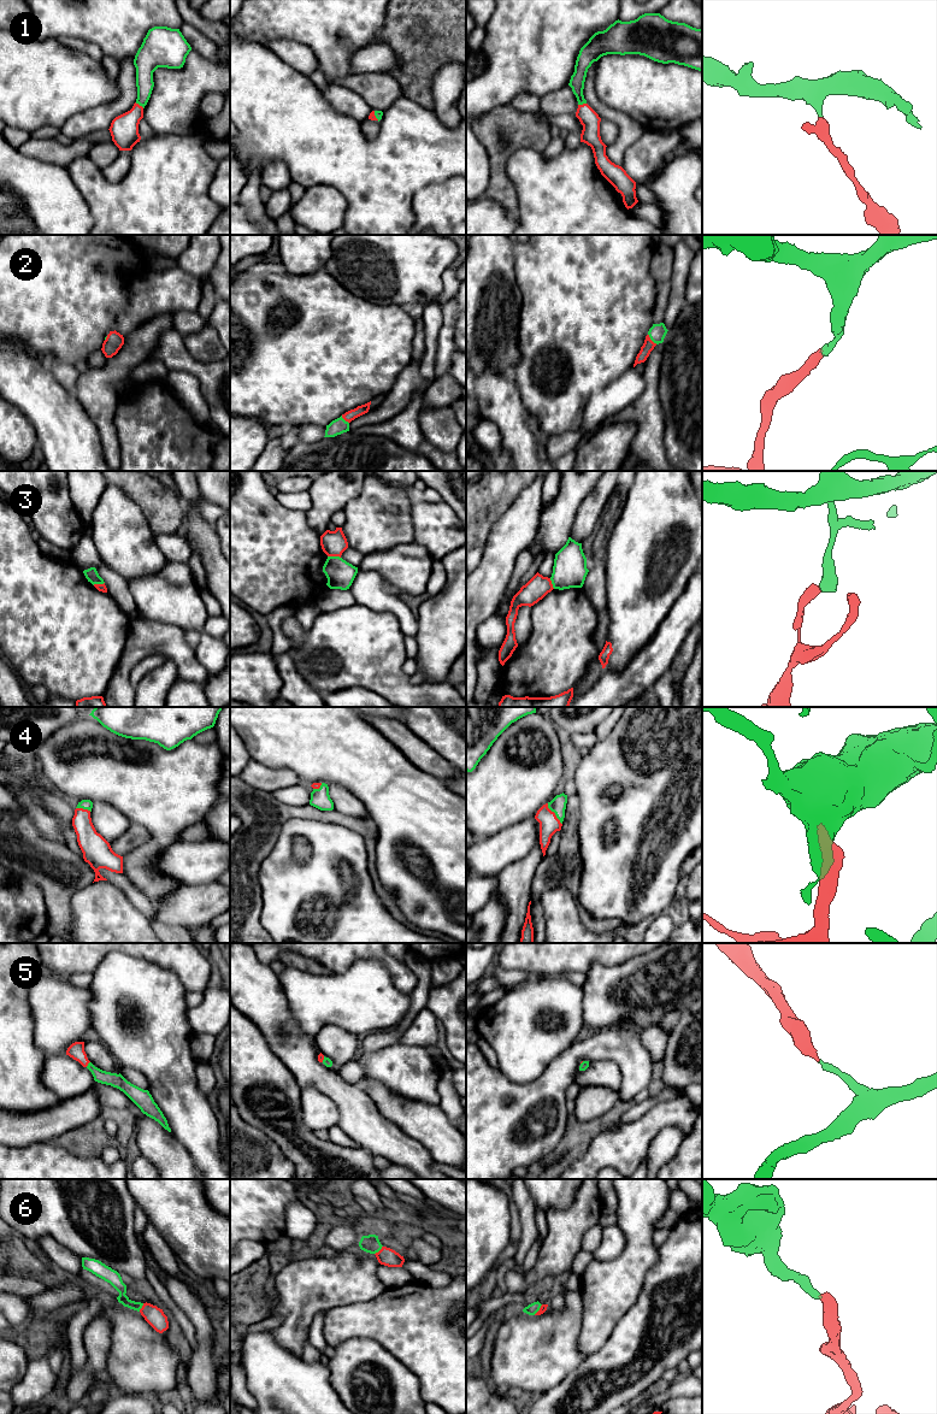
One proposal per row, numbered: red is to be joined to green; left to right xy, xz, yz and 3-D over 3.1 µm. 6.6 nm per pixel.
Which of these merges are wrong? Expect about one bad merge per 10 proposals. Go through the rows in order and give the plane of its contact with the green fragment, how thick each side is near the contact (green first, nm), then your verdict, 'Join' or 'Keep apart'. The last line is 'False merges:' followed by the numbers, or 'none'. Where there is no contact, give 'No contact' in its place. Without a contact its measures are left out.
1: Touches green in xy. Thickness 120 nm (green) against 190 nm. Join
2: Touches green in yz. Thickness 110 nm (green) against 80 nm. Join
3: Touches green in xz. Thickness 190 nm (green) against 170 nm. Keep apart
4: Touches green in yz. Thickness 110 nm (green) against 140 nm. Join
5: Touches green in xy. Thickness 100 nm (green) against 110 nm. Join
6: Touches green in xz. Thickness 120 nm (green) against 120 nm. Join
False merges: 3

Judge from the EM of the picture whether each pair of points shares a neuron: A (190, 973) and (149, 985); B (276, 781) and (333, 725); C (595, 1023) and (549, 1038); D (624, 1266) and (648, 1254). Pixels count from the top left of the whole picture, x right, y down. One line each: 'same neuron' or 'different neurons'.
A: different neurons
B: different neurons
C: different neurons
D: same neuron

